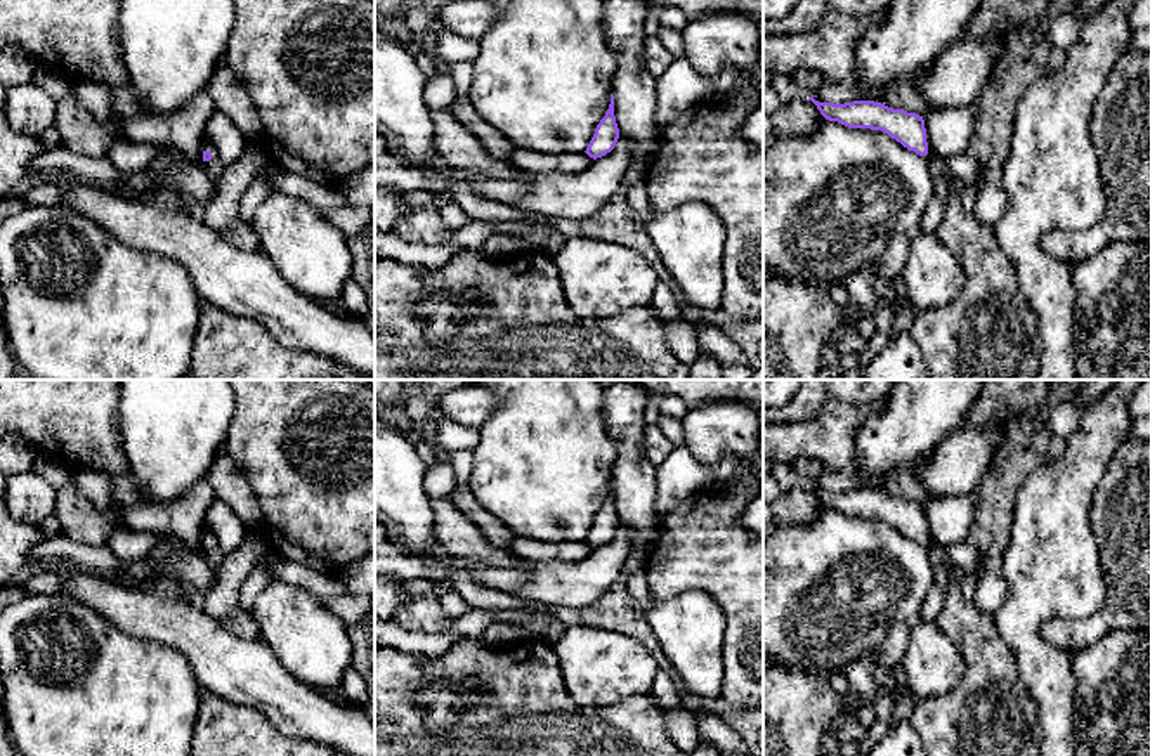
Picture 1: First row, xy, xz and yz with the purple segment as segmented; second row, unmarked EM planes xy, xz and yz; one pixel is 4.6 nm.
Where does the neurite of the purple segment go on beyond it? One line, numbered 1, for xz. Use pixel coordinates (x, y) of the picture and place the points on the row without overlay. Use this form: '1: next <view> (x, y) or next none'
1: next none

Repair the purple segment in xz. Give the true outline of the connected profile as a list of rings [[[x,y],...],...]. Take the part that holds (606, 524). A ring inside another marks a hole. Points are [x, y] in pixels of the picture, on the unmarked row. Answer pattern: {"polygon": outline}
{"polygon": [[[611,482],[609,498],[597,513],[595,522],[585,541],[593,548],[602,546],[614,538],[617,527],[619,527],[619,517],[614,505],[614,486]]]}

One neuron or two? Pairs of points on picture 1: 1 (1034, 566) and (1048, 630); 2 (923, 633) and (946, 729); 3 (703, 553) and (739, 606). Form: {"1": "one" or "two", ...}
{"1": "two", "2": "two", "3": "one"}

